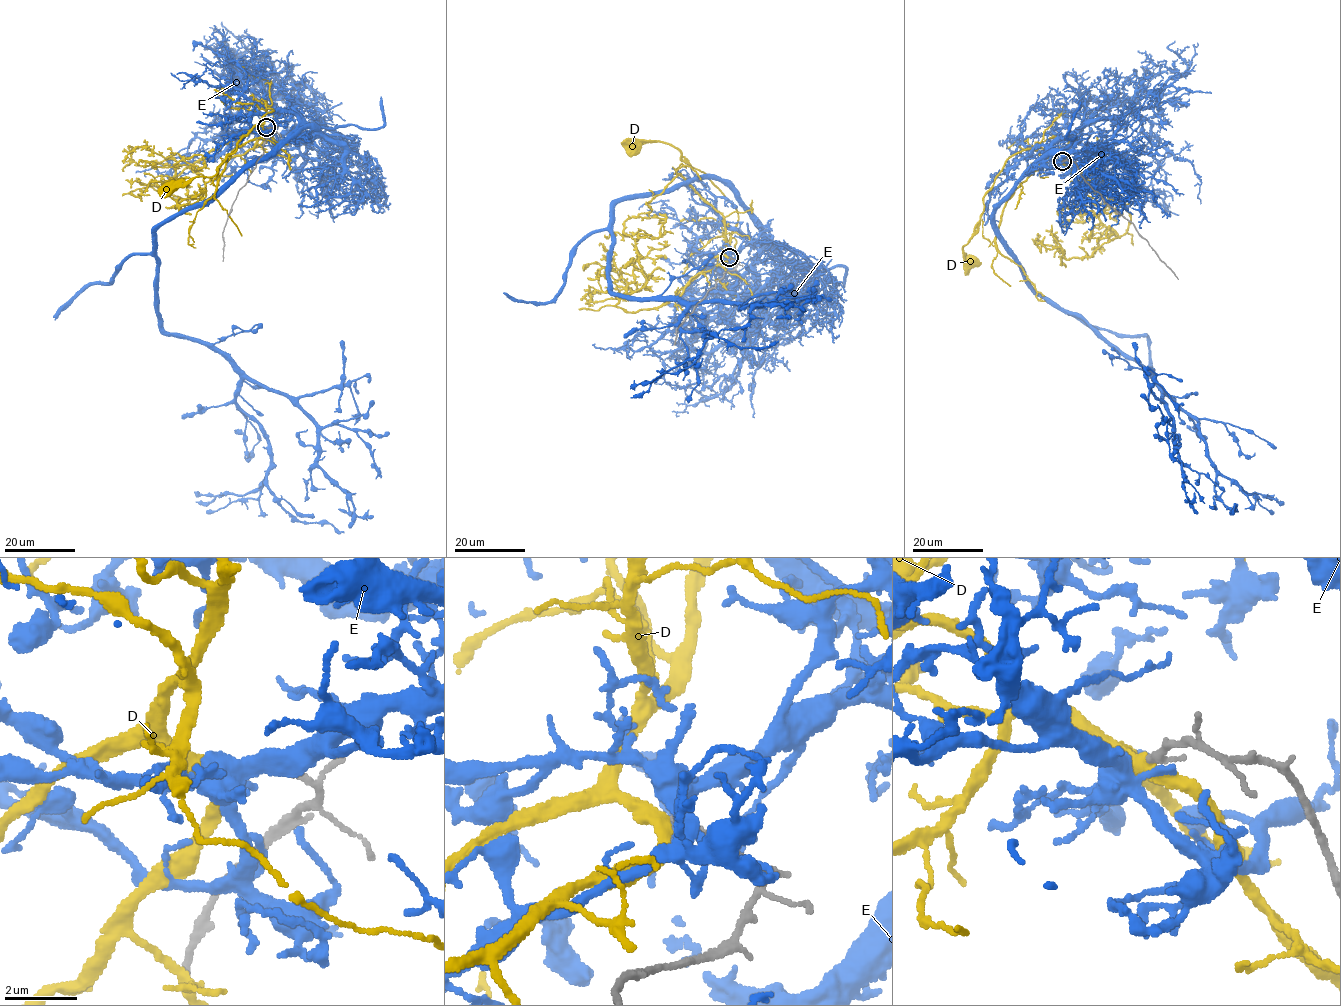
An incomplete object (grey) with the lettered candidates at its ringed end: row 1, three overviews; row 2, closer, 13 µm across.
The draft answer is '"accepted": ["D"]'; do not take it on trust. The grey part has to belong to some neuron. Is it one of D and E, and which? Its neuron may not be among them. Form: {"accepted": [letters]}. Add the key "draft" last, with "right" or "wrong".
{"accepted": [], "draft": "wrong"}

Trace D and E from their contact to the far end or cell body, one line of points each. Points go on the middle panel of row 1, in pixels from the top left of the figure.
D: (729, 257), (724, 250), (738, 219), (735, 207), (676, 148), (661, 141), (642, 141), (635, 146)
E: (731, 257), (761, 227), (717, 179), (614, 207), (609, 290), (668, 295), (706, 337), (778, 340)

